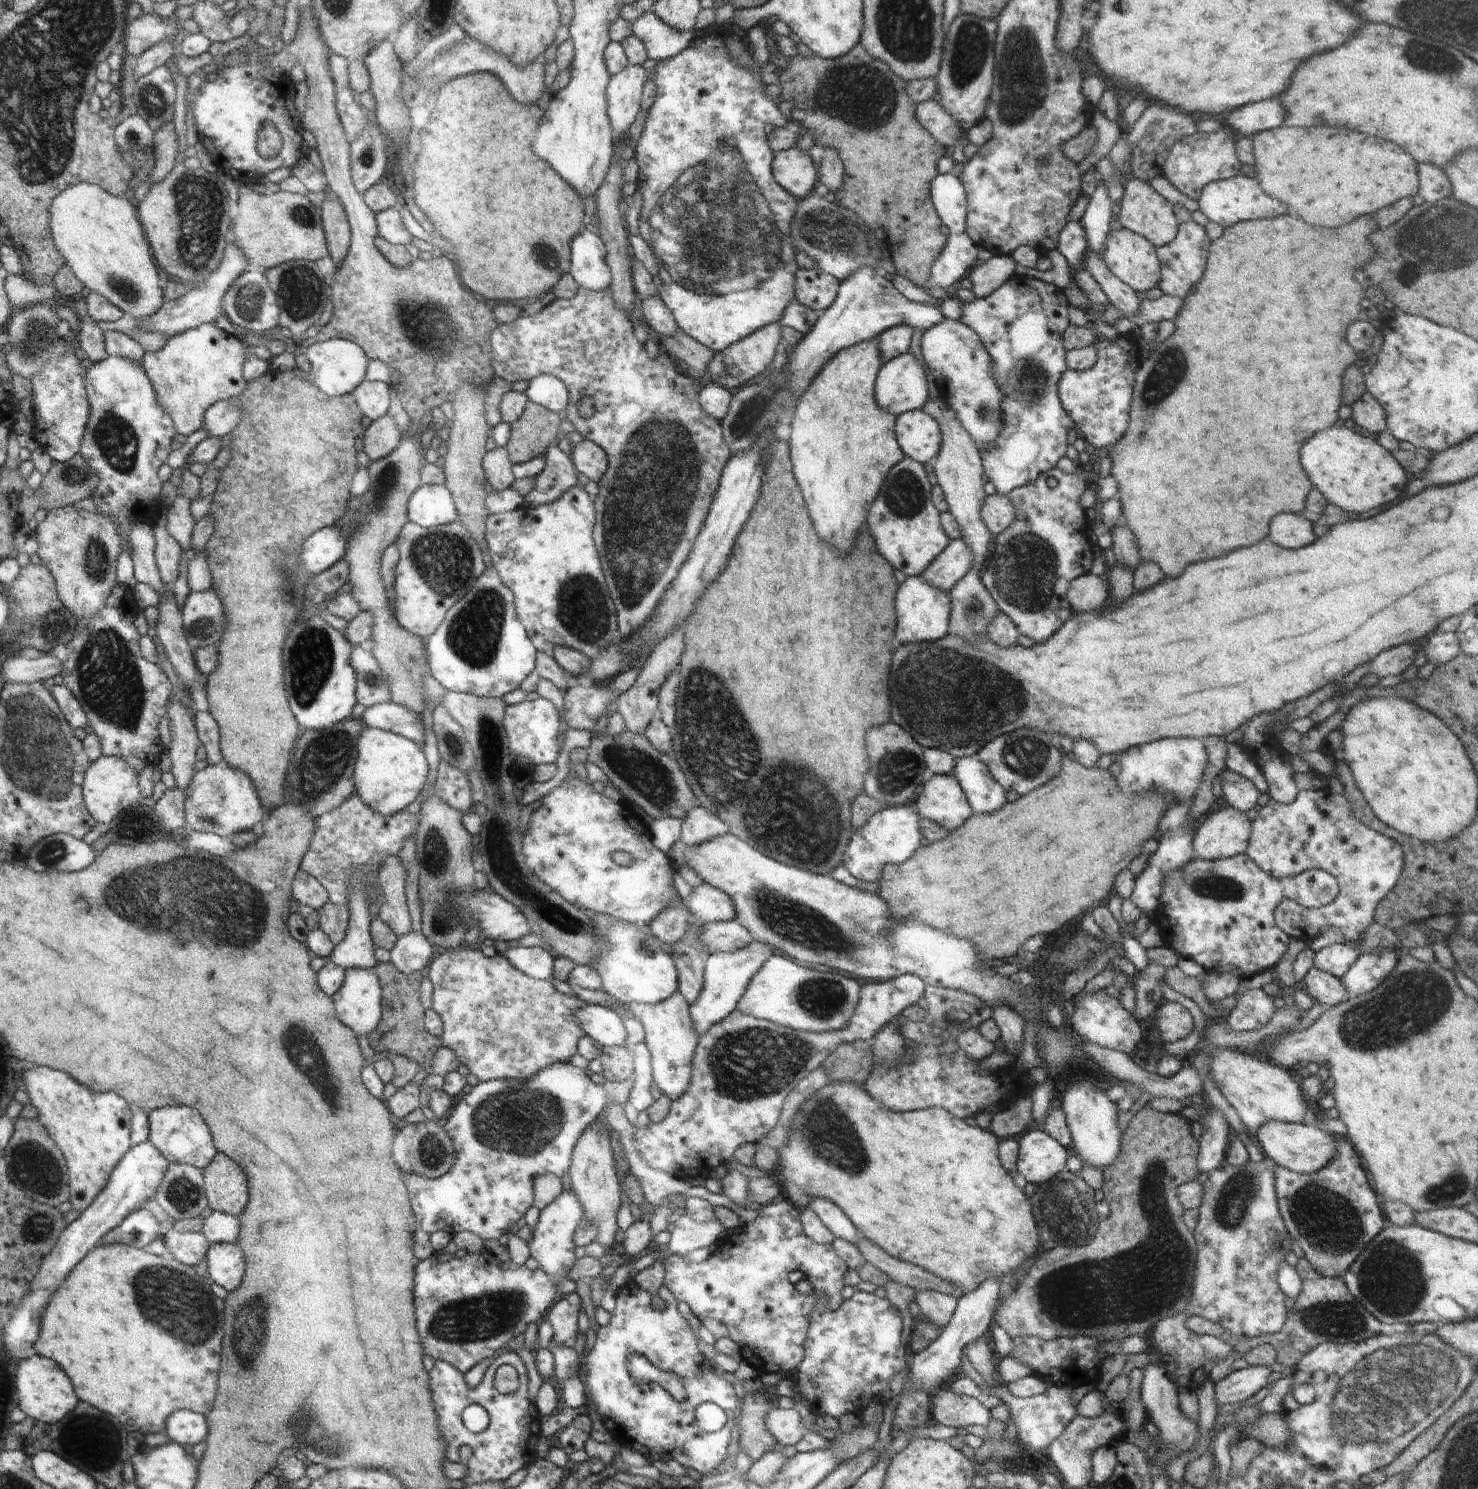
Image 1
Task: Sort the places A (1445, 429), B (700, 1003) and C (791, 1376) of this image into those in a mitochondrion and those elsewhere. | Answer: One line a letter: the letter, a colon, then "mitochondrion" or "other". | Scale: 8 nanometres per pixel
A: other
B: other
C: other

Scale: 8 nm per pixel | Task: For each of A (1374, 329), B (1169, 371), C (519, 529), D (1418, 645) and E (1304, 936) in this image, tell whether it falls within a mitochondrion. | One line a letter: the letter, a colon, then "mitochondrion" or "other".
A: other
B: mitochondrion
C: other
D: other
E: other

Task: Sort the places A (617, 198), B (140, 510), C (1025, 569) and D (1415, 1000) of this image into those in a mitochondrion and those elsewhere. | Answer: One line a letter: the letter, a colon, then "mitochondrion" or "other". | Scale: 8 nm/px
A: other
B: other
C: mitochondrion
D: mitochondrion

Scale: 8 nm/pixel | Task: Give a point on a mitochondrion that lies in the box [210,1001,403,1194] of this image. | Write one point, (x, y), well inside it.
(302, 1047)

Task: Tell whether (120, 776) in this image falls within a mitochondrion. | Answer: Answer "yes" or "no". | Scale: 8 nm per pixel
no

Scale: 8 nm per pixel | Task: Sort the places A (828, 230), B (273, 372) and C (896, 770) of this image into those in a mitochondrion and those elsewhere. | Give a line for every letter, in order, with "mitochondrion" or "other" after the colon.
A: mitochondrion
B: other
C: mitochondrion

